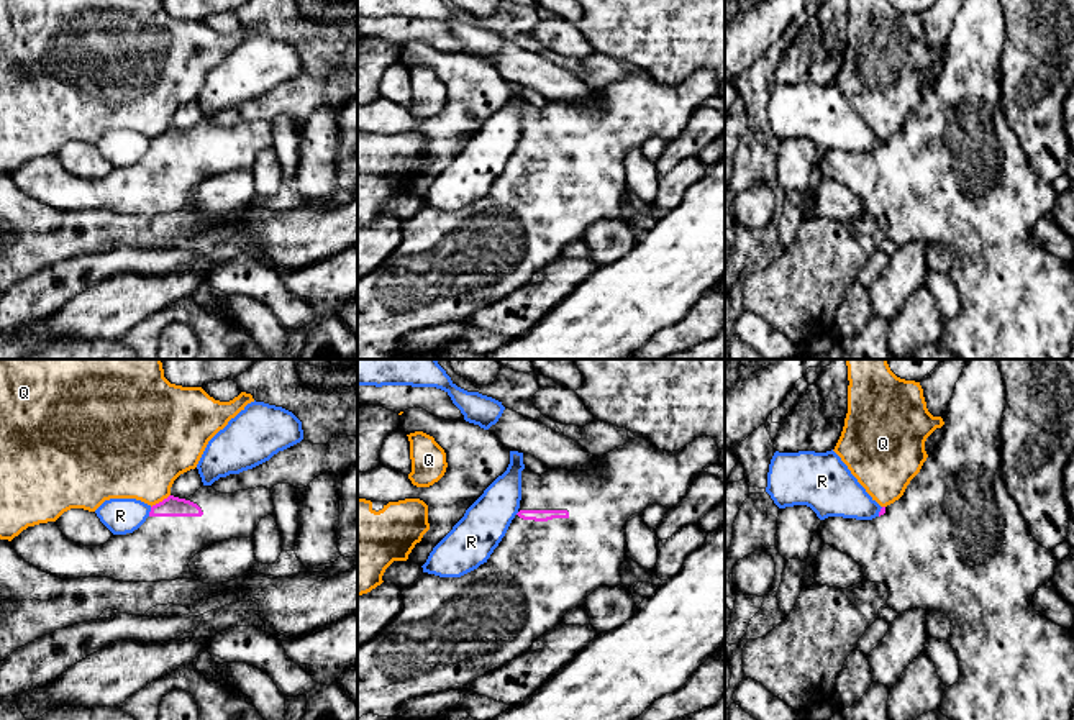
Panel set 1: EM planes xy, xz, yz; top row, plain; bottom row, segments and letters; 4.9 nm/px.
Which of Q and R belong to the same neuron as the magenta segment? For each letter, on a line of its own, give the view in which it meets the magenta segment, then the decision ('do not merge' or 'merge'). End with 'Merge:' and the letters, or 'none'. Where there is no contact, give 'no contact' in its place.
Q: meets magenta in xy; do not merge
R: meets magenta in xy; do not merge
Merge: none

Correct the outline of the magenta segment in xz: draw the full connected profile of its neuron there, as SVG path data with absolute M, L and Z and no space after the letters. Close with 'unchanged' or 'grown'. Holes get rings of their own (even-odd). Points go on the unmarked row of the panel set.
M636 69L600 89L592 103L548 102L539 108L525 100L518 146L490 190L461 210L423 205L402 221L403 236L398 248L377 269L357 279L357 351L367 346L397 349L397 341L410 331L471 321L477 310L528 284L533 274L557 259L569 243L584 239L595 221L620 218L620 198L626 190L626 153L653 136L667 143L676 139L687 128L692 113L718 97L718 90L712 69L695 71L672 85Z | grown

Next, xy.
M202 118L189 131L169 128L151 139L138 162L113 167L100 179L67 172L56 154L28 159L11 179L26 195L61 212L193 212L189 195L197 185L225 172L253 171L259 154L272 146L271 121L220 126Z | grown

